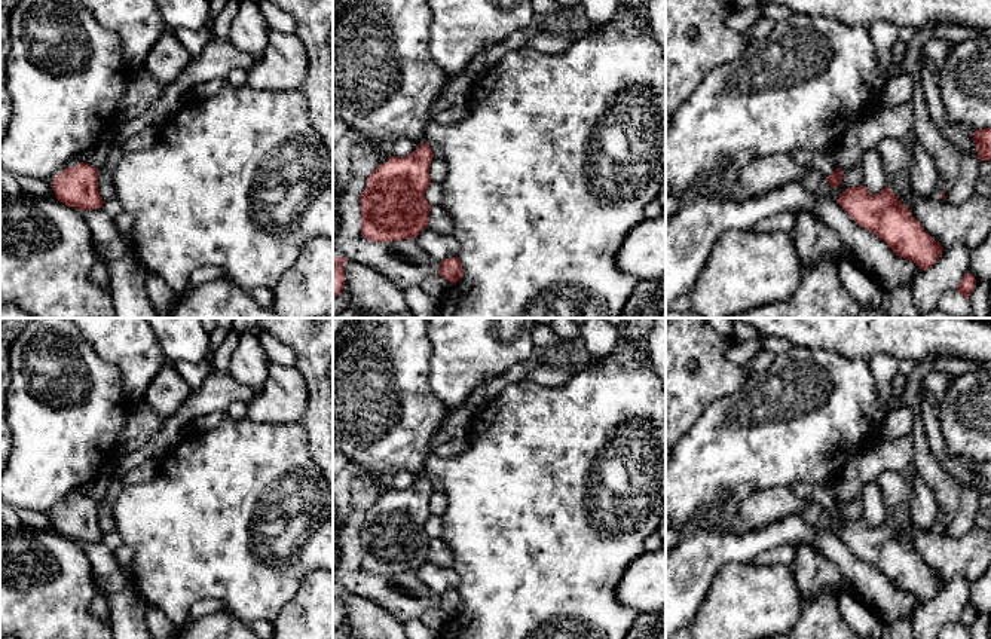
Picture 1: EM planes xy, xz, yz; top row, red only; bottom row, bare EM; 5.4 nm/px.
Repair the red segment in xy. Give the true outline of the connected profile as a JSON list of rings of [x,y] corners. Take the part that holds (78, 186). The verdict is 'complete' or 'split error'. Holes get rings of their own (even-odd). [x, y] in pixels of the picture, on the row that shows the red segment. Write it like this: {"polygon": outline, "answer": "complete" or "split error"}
{"polygon": [[[85,162],[62,169],[52,180],[56,199],[80,211],[103,208],[104,201],[98,192],[98,172]]], "answer": "complete"}

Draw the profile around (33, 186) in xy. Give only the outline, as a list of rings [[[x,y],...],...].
[[[18,175],[16,181],[22,193],[28,193],[39,198],[55,198],[53,183],[49,180],[42,180],[36,177],[22,177]]]

